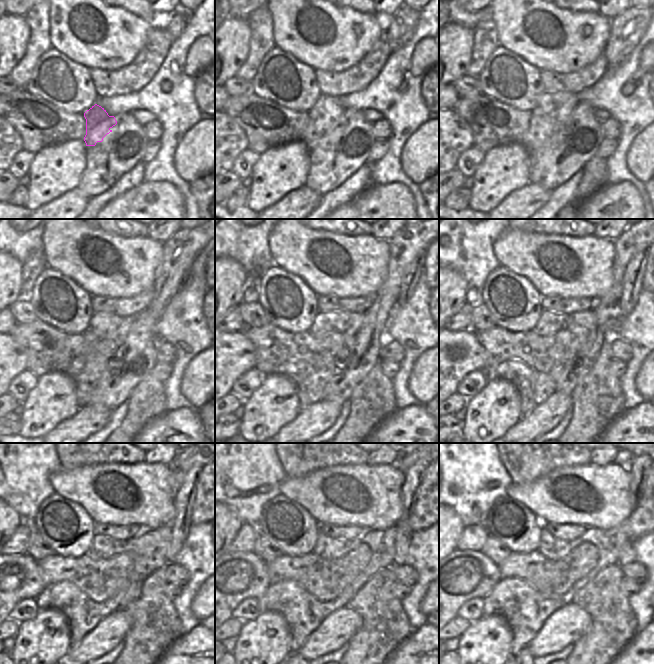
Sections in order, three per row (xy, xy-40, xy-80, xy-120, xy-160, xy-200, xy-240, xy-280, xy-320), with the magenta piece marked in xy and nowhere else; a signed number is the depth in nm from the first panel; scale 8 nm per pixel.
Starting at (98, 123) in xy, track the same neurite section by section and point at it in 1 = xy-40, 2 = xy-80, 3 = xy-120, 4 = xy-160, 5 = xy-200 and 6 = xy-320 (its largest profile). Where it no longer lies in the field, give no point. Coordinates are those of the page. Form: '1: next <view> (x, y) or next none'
1: next xy-40 (324, 117)
2: next xy-80 (548, 118)
3: next xy-120 (102, 324)
4: next xy-160 (326, 322)
5: next xy-200 (550, 322)
6: next xy-320 (552, 548)

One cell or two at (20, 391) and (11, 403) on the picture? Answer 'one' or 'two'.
two

